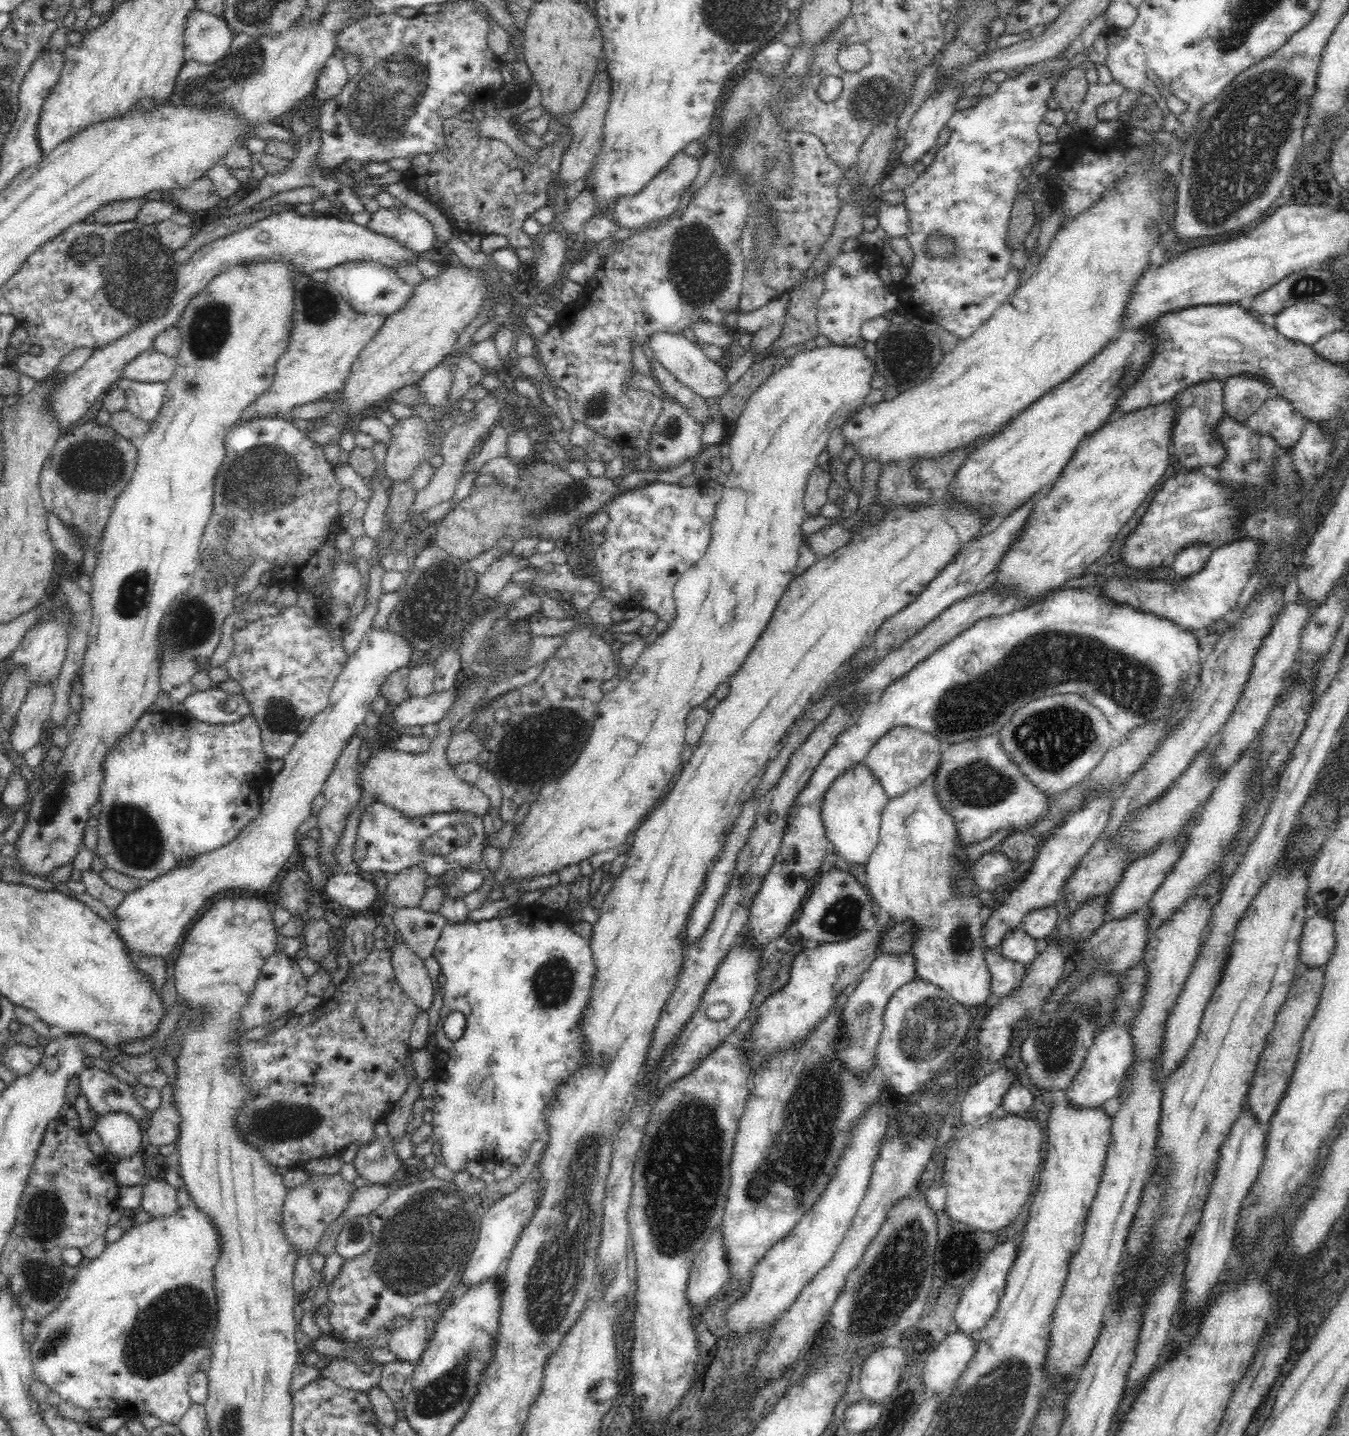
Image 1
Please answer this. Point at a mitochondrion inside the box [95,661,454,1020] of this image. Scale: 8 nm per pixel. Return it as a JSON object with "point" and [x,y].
{"point":[137,842]}

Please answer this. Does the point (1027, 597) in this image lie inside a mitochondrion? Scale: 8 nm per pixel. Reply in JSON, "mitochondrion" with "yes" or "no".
{"mitochondrion":"no"}

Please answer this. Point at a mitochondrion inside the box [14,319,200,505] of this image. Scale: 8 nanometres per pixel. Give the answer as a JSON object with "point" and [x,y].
{"point":[94,465]}

